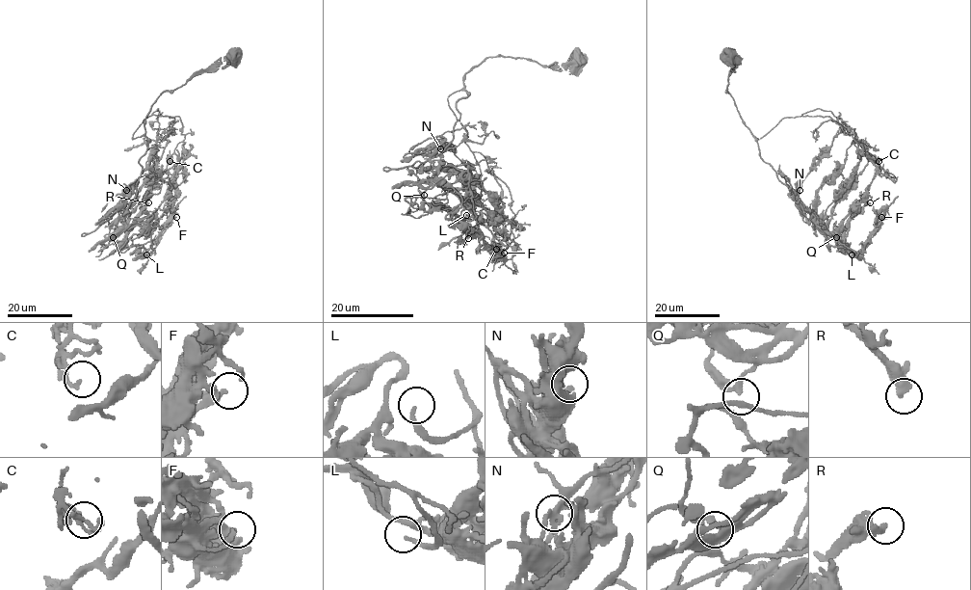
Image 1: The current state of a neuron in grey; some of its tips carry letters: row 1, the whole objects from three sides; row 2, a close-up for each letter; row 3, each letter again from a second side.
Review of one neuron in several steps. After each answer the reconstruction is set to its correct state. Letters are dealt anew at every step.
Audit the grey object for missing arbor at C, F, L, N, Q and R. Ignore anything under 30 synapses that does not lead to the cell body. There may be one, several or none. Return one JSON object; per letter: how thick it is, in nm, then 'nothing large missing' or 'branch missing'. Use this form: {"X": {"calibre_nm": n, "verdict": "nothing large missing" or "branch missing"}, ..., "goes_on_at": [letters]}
{"C": {"calibre_nm": 150, "verdict": "nothing large missing"}, "F": {"calibre_nm": 170, "verdict": "nothing large missing"}, "L": {"calibre_nm": 160, "verdict": "branch missing"}, "N": {"calibre_nm": 150, "verdict": "nothing large missing"}, "Q": {"calibre_nm": 140, "verdict": "branch missing"}, "R": {"calibre_nm": 400, "verdict": "branch missing"}, "goes_on_at": ["L", "Q", "R"]}

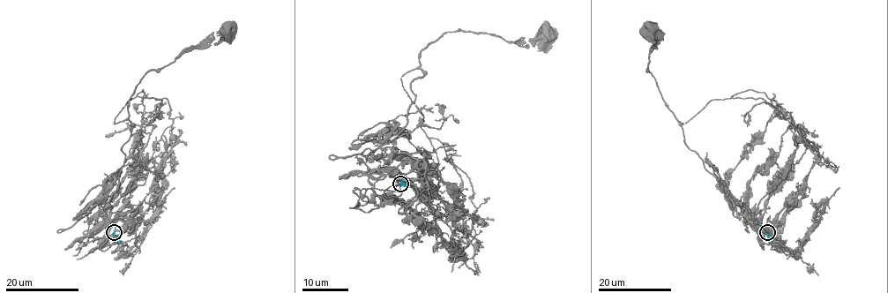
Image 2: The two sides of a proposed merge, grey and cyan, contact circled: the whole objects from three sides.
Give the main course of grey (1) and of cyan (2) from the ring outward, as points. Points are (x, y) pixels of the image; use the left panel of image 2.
1: (114, 232), (124, 221), (110, 222), (98, 203), (117, 190), (136, 86), (150, 71), (219, 43), (226, 27)
2: (114, 233), (114, 222)

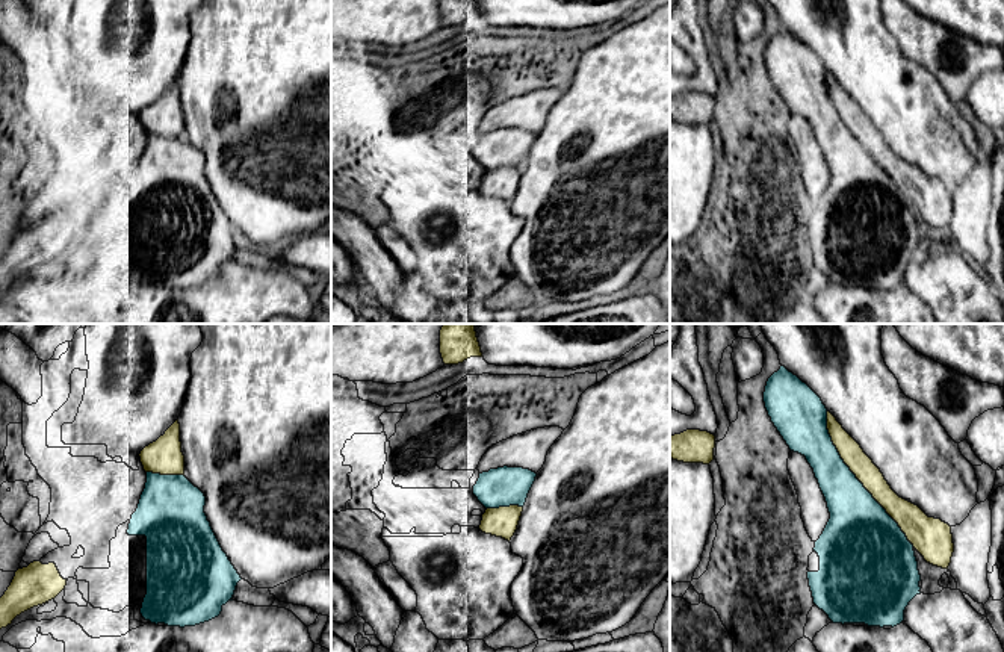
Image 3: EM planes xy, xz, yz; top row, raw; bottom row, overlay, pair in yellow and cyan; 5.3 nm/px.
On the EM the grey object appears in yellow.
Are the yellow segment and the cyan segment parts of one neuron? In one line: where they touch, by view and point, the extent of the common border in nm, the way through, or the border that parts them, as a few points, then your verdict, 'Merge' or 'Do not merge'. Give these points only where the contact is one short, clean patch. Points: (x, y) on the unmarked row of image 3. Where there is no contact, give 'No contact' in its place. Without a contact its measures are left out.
Touches yellow at yz (858, 139). Shared border 850 nm. Merge

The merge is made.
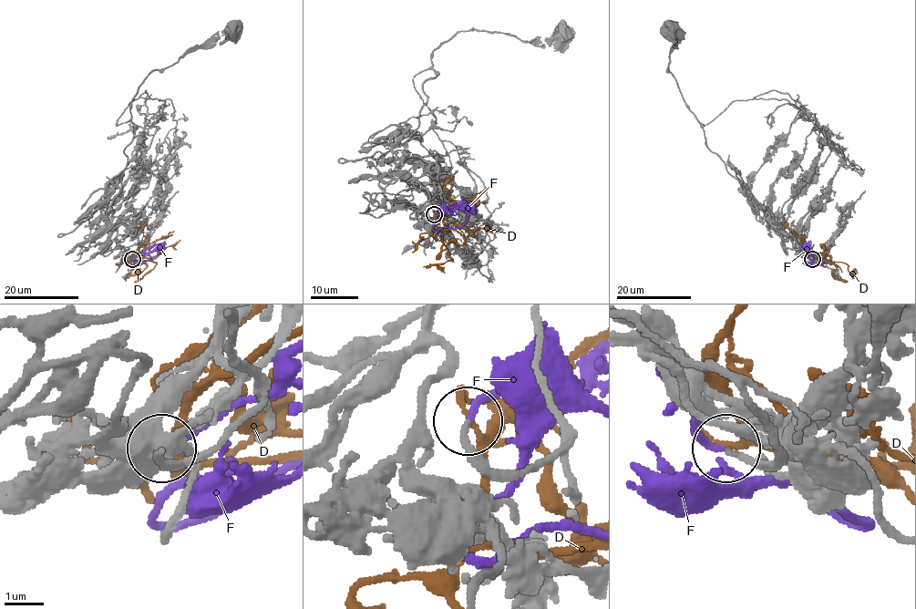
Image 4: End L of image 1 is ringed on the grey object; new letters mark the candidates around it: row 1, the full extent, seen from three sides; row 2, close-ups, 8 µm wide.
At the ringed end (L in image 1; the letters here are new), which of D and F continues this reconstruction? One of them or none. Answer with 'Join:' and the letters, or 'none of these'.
Join: F

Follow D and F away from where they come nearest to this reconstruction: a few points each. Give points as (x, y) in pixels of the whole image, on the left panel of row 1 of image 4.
D: (132, 259), (156, 263), (154, 267), (134, 282)
F: (132, 259), (145, 253), (149, 256), (148, 260), (135, 263), (131, 266), (139, 263)

